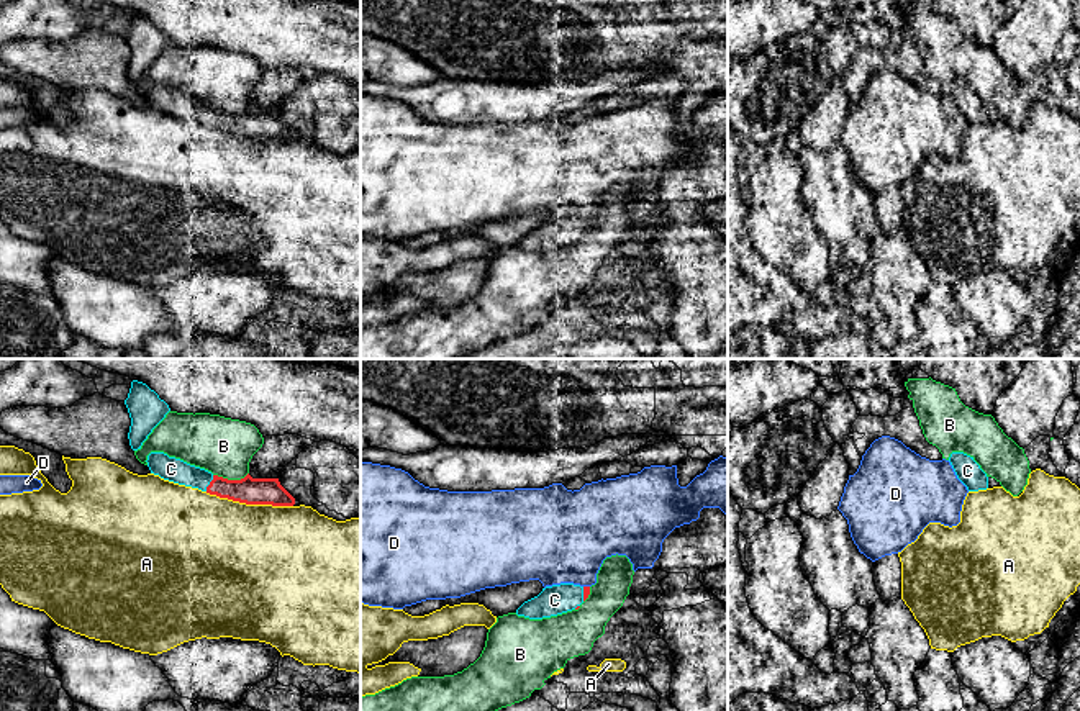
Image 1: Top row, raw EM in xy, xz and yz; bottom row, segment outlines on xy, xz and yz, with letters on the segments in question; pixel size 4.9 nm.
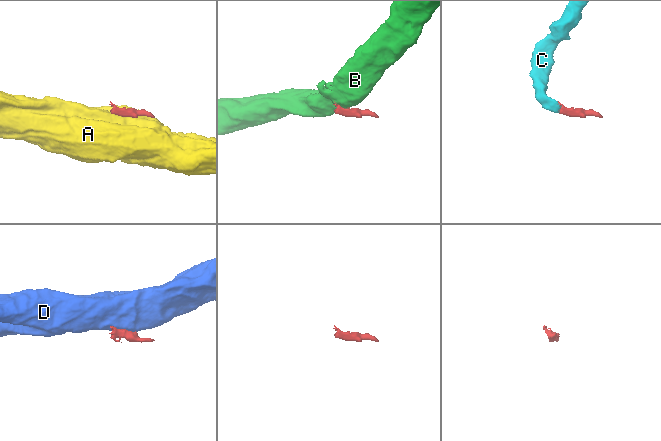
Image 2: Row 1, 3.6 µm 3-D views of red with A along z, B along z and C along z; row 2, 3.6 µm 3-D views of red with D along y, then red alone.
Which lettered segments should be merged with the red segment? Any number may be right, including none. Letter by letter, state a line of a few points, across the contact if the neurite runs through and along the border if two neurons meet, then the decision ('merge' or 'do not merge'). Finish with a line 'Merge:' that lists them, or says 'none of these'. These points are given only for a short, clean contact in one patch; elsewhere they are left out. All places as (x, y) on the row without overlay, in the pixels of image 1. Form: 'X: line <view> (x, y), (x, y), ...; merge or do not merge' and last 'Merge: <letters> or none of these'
A: do not merge
B: do not merge
C: merge
D: line xz (584, 218), (589, 220); do not merge
Merge: C

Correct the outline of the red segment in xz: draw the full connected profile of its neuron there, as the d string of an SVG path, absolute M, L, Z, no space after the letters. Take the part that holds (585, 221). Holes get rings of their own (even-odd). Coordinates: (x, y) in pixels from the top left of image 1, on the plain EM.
M574 216L546 220L538 229L524 234L516 242L516 247L529 252L557 249L572 242L579 242L588 228L590 220L580 220Z

